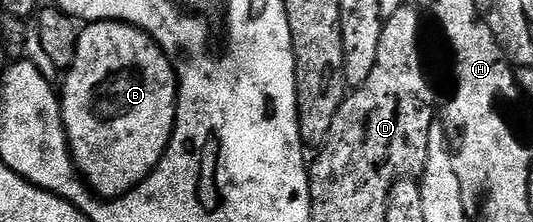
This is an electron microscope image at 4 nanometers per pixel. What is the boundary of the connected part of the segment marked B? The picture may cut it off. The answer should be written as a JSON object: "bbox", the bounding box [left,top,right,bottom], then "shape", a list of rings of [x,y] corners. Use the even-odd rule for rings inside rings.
{"bbox":[60,21,177,199],"shape":[[[95,21],[86,24],[77,35],[77,50],[73,66],[64,74],[65,86],[60,86],[61,118],[65,124],[65,134],[69,140],[69,153],[73,157],[73,163],[77,166],[77,172],[81,174],[86,185],[98,198],[112,199],[121,197],[138,185],[148,173],[161,161],[169,140],[173,134],[173,124],[177,118],[177,72],[173,70],[173,62],[169,56],[157,46],[157,42],[142,29],[136,29],[134,25],[127,25],[123,21]]]}

